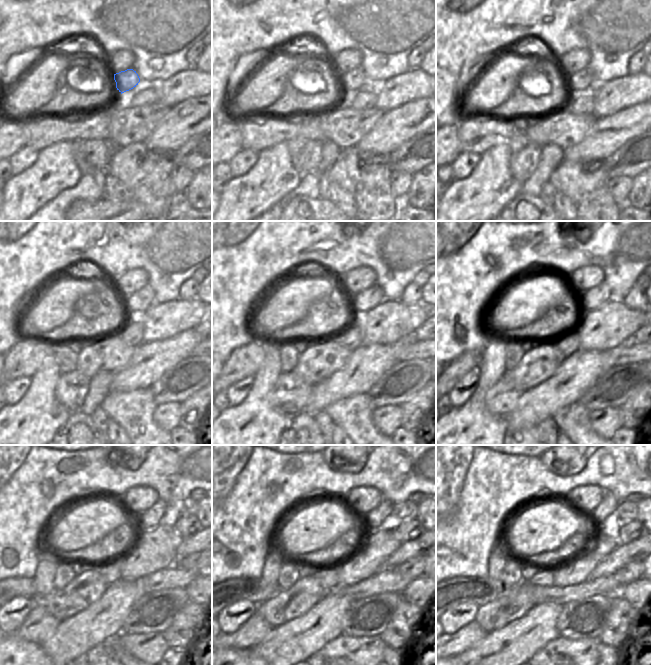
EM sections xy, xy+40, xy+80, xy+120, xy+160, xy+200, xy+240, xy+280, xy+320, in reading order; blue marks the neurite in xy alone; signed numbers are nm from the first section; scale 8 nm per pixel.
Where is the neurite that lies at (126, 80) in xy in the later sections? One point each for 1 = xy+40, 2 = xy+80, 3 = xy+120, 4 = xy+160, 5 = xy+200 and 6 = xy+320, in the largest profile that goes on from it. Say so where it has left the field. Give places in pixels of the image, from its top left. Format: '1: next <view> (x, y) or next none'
1: next xy+40 (356, 78)
2: next xy+80 (583, 80)
3: next xy+120 (137, 304)
4: next xy+160 (362, 302)
5: next xy+200 (597, 296)
6: next xy+320 (603, 514)

